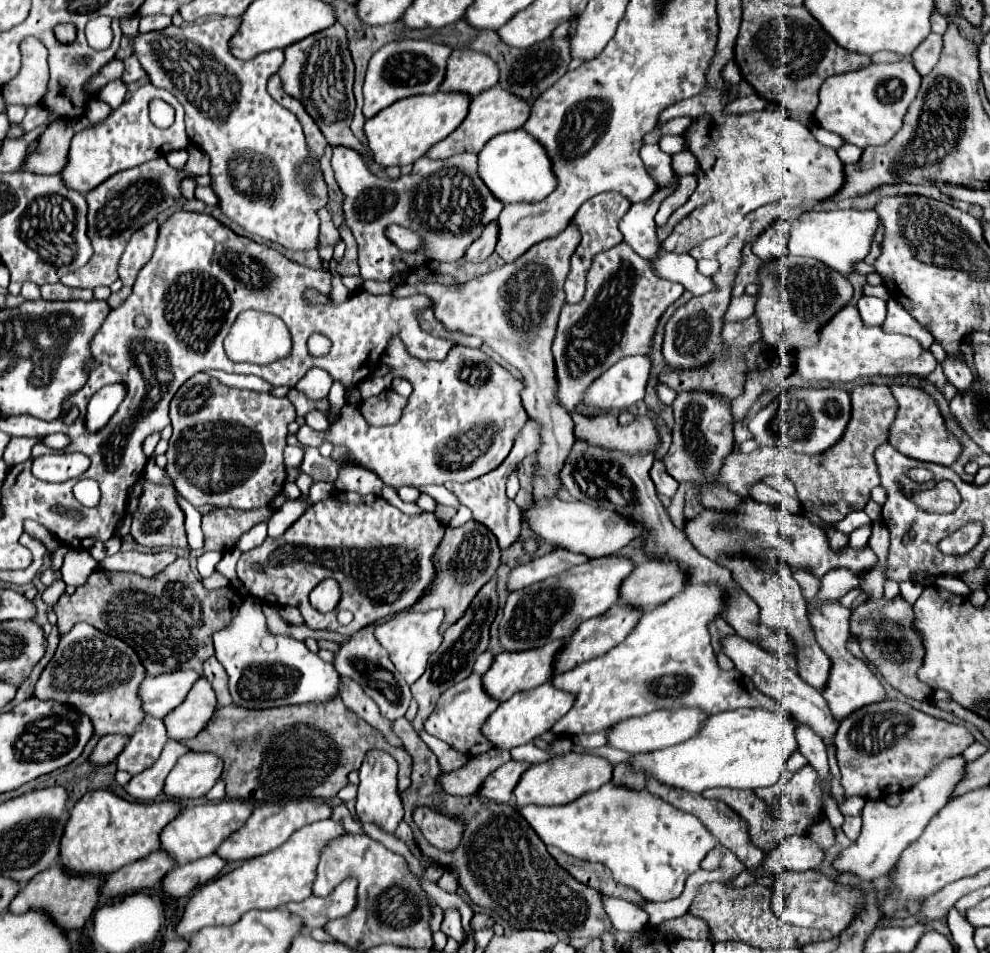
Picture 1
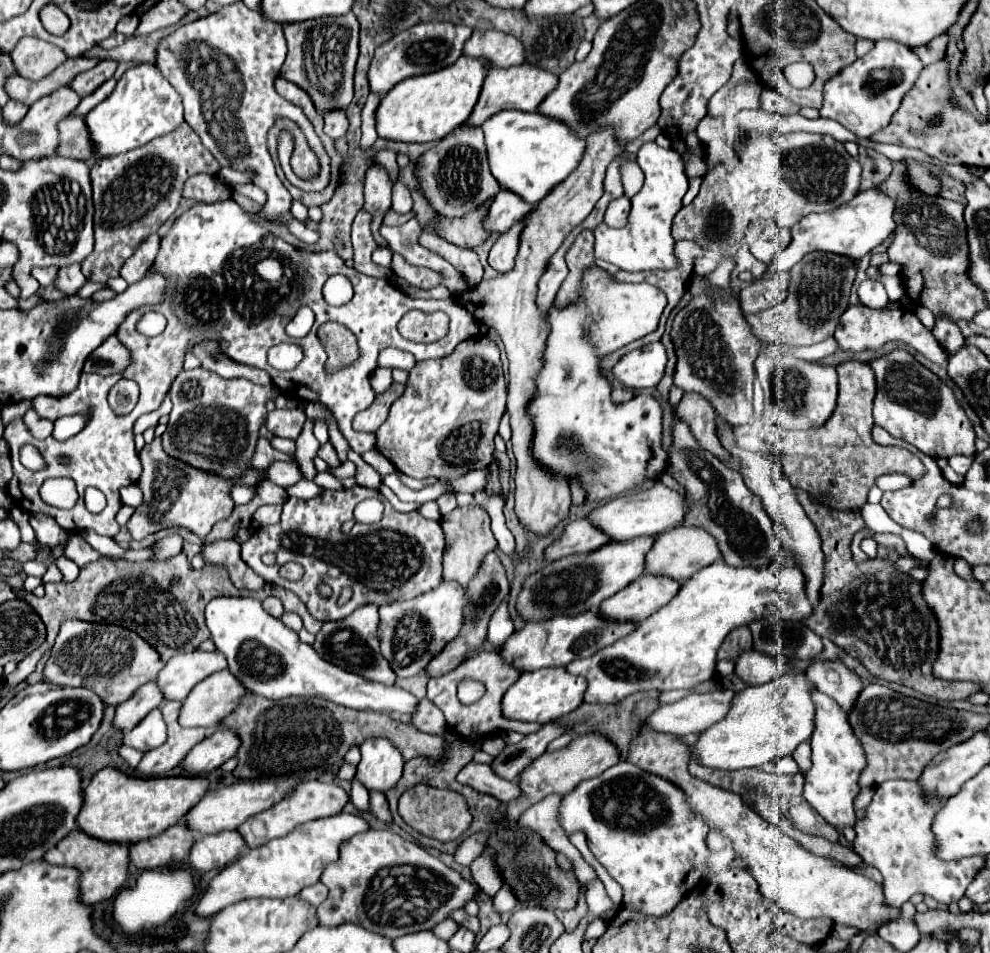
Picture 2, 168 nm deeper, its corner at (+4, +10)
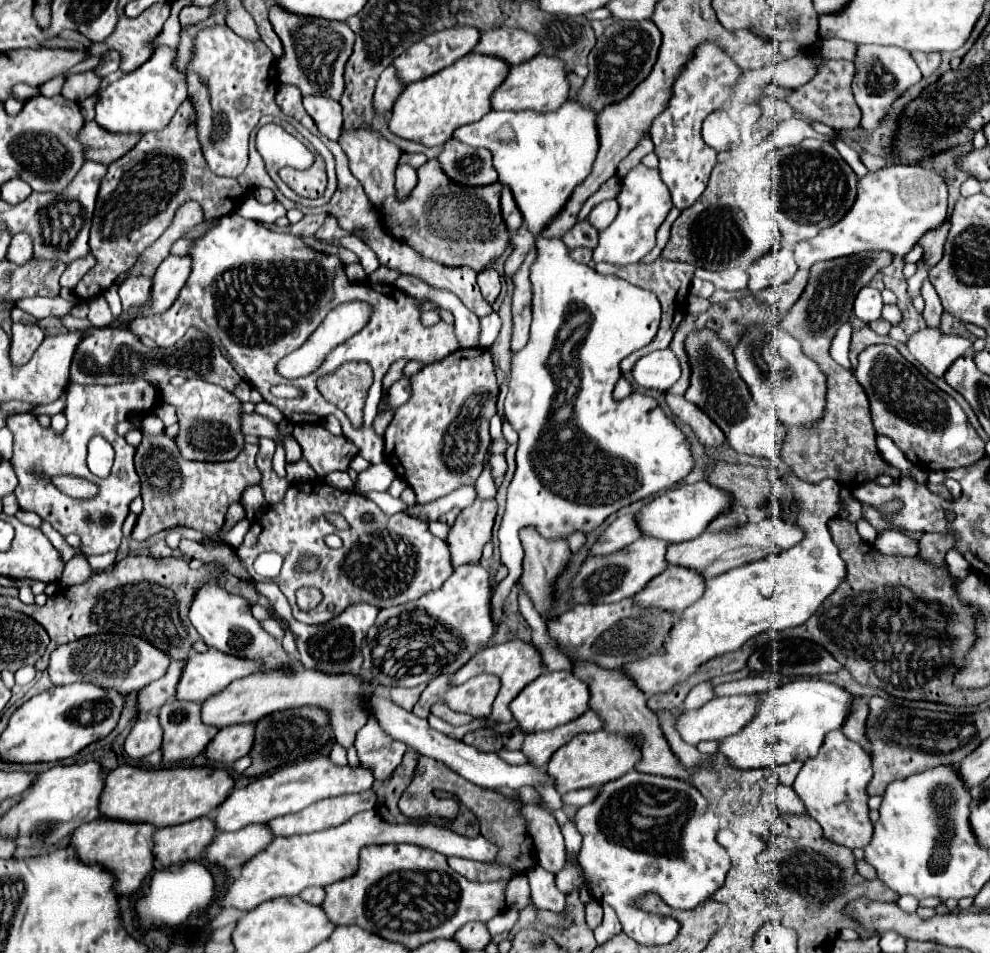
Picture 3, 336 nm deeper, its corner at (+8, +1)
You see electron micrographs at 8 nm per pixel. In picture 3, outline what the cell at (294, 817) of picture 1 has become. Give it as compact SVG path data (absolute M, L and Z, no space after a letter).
M373 790L327 798L327 800L315 802L313 806L309 806L301 812L271 820L269 828L275 836L295 836L295 834L325 830L325 828L347 822L357 812L371 810L375 806L375 800L377 800L377 796Z

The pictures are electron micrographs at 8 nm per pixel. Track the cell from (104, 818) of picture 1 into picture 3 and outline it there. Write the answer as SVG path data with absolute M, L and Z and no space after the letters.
M119 766L105 778L105 792L101 794L101 816L117 820L139 820L149 822L157 828L177 826L201 816L207 816L225 796L233 790L235 780L225 768L207 768L207 766L177 766L177 768L139 768L139 766Z

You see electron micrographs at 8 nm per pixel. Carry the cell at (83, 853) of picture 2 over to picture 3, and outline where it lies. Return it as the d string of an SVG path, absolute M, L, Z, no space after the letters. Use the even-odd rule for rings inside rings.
M97 818L89 824L81 824L71 838L71 844L75 848L75 852L79 854L79 858L85 864L103 864L109 866L113 870L113 874L117 874L117 894L129 894L133 890L139 888L139 884L143 882L143 878L153 870L153 832L155 826L153 824L145 824L145 822L125 822L125 820L111 820L111 818ZM143 846L145 850L145 858L147 858L147 868L143 868Z

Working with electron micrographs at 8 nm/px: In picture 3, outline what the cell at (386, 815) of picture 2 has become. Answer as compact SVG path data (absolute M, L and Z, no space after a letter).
M319 754L317 758L285 764L281 768L277 768L273 774L255 778L244 788L235 788L227 796L227 800L217 810L211 812L211 818L215 820L217 830L233 832L247 824L265 824L273 818L279 818L285 814L295 814L295 812L299 812L319 800L325 800L325 798L369 790L373 780L375 780L373 772L369 768L365 768L363 764L355 766L355 768L351 768L349 764L337 766L331 762L329 756Z

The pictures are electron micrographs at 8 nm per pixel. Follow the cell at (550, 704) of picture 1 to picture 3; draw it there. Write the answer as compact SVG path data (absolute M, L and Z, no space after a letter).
M545 672L537 680L533 680L521 694L511 702L511 712L519 722L521 730L537 732L537 730L553 730L561 724L567 724L589 708L589 688L583 680L577 680L571 672Z

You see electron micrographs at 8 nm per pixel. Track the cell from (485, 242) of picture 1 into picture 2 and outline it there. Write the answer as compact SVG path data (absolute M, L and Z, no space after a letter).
M501 189L497 197L489 203L483 227L489 233L505 233L515 221L519 221L527 211L531 211L531 203L525 203L519 195Z

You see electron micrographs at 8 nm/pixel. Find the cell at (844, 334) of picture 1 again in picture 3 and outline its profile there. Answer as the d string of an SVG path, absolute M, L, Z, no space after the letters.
M923 328L911 336L907 348L933 376L943 376L945 370L971 348L971 340L945 334L937 328Z

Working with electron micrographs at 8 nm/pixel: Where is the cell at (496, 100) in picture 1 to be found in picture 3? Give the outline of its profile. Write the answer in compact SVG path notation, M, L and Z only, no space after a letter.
M539 54L525 64L517 64L509 70L507 80L495 90L493 94L493 108L495 110L537 110L537 112L551 112L557 110L569 98L569 80L565 72L565 62L557 60L557 56Z

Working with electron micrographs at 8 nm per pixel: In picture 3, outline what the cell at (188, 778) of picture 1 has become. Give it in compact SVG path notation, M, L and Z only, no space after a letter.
M235 724L221 728L219 734L209 742L205 756L211 762L229 766L251 752L253 736L255 736L255 724Z

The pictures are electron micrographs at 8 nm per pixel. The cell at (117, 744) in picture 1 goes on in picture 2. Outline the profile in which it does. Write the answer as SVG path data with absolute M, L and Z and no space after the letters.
M145 683L143 687L139 687L139 691L135 691L135 695L131 699L127 699L125 703L121 703L115 711L115 719L113 719L113 729L119 731L131 731L149 711L153 711L155 707L159 707L163 703L163 695L157 689L157 685Z

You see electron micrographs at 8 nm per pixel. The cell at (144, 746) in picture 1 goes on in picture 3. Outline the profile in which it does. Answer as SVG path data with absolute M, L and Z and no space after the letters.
M153 714L141 716L133 724L133 728L125 740L125 752L135 760L149 756L151 752L161 748L161 736L163 736L163 732L161 732L159 718Z

